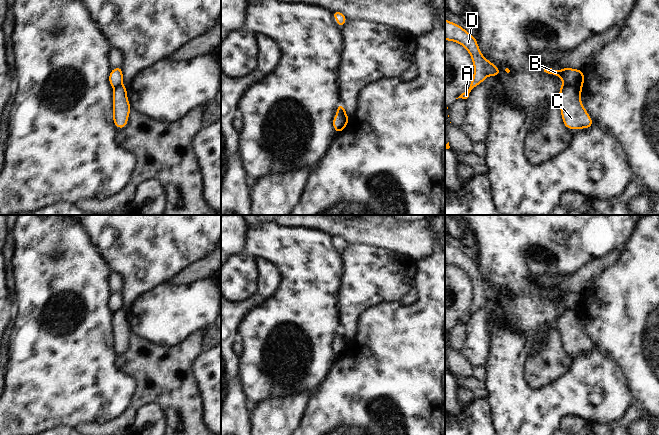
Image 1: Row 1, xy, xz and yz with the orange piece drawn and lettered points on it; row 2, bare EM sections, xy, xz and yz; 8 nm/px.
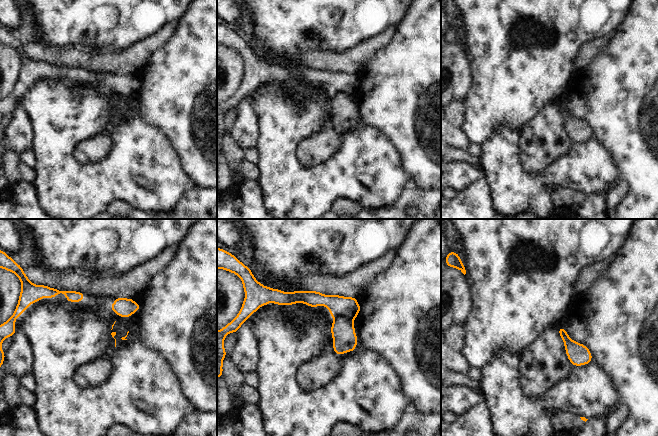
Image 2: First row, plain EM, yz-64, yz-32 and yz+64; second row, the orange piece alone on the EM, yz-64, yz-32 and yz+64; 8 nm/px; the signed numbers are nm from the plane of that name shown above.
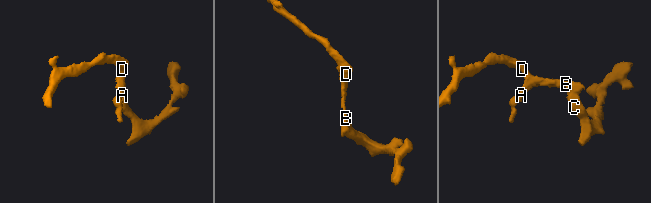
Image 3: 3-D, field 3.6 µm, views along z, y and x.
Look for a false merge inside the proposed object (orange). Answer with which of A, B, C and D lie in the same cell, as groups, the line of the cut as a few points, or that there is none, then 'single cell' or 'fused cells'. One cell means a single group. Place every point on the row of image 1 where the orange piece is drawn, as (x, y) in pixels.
A B D / C | yz (581, 91), (566, 85), (560, 93) | fused cells

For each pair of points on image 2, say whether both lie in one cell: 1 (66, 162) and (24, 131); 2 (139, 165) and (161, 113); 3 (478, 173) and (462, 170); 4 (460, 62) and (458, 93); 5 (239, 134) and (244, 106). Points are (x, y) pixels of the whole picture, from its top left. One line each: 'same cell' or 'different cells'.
1: different cells
2: different cells
3: same cell
4: same cell
5: same cell

